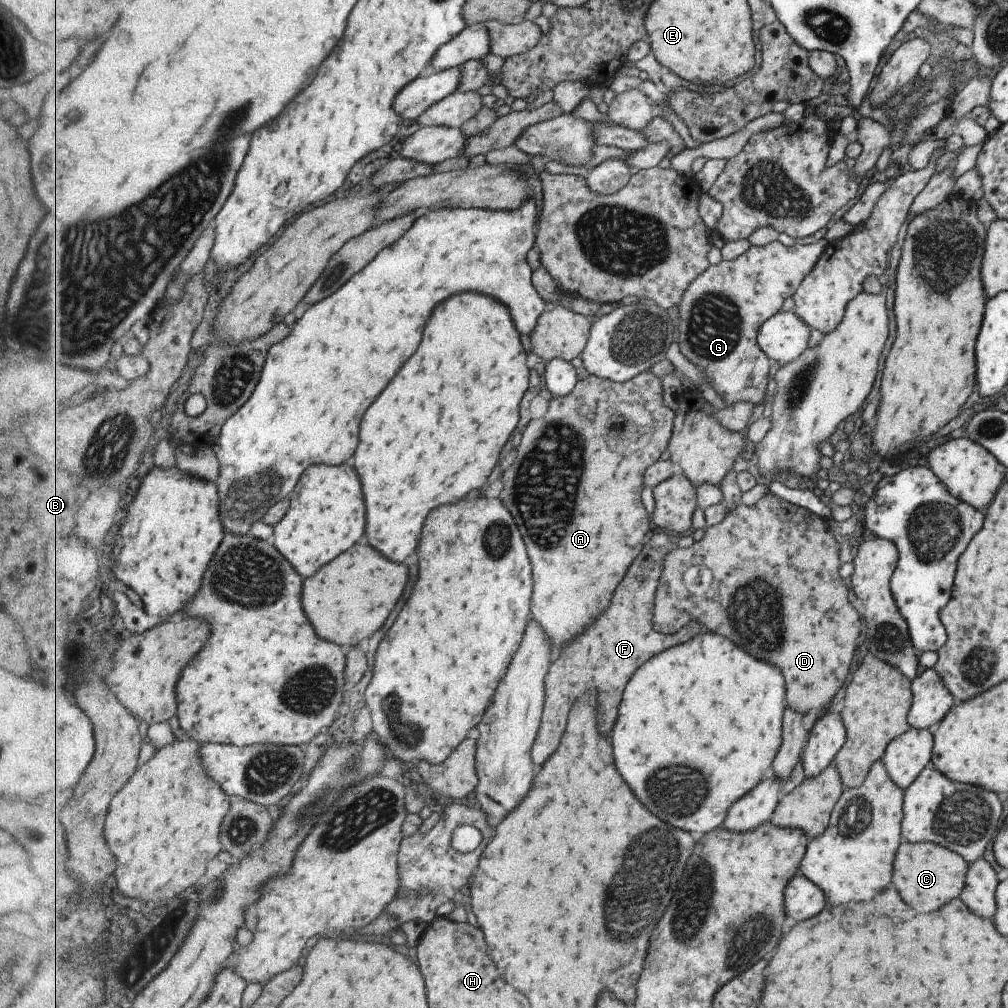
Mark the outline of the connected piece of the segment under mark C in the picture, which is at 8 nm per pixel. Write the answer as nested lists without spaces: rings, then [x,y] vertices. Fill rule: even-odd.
[[[903,840],[893,860],[893,886],[899,898],[909,908],[933,912],[959,896],[967,870],[966,861],[944,847],[933,844],[907,844]]]

